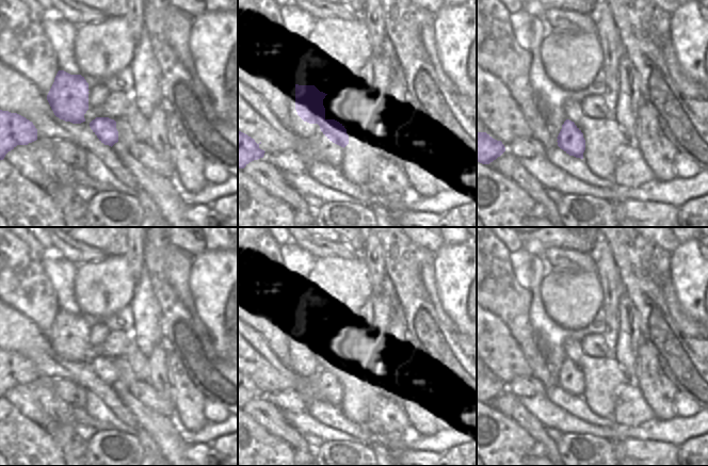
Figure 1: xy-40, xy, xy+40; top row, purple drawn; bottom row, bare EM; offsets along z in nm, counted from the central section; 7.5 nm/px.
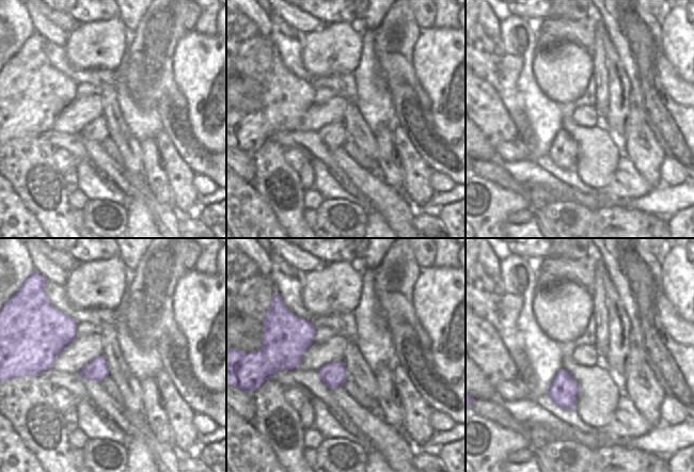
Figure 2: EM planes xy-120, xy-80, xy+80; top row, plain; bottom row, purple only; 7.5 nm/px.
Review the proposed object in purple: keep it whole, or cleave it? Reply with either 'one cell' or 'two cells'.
two cells

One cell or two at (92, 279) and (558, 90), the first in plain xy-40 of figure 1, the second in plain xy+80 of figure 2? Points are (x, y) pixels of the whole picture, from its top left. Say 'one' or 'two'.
one

